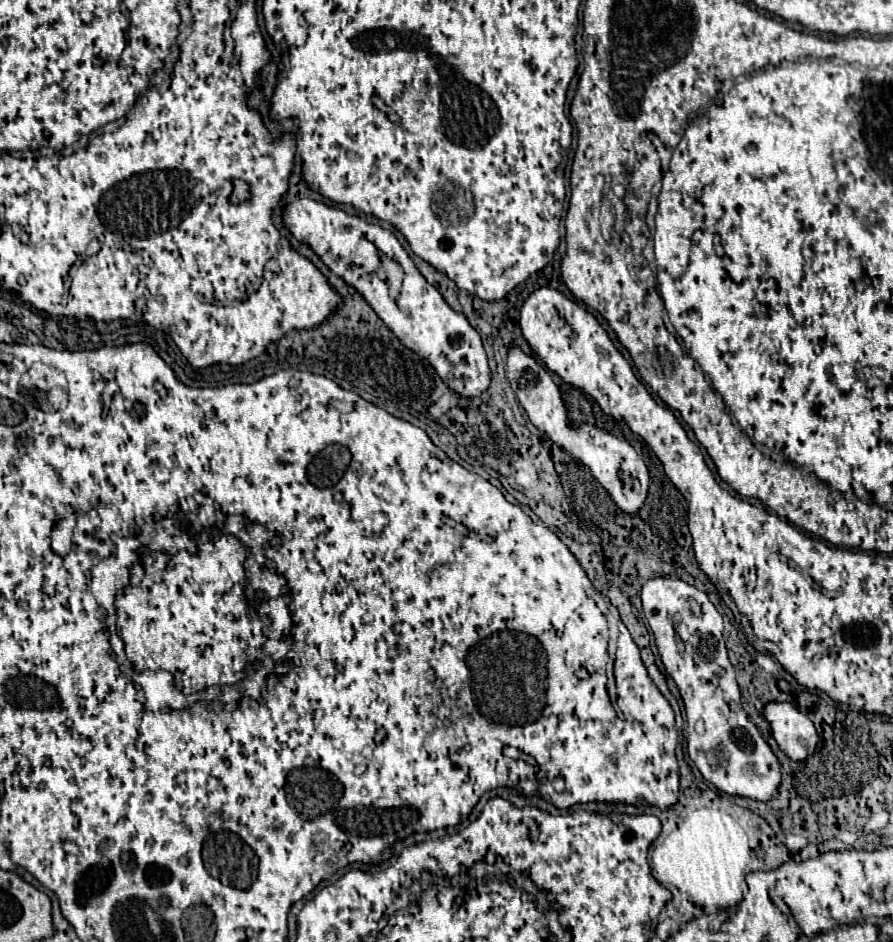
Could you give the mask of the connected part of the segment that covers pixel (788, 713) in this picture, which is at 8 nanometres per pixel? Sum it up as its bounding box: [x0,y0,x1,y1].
[764,700,818,760]

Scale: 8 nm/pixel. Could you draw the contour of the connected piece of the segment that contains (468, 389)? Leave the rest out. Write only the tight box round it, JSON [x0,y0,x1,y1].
[282,198,490,396]

